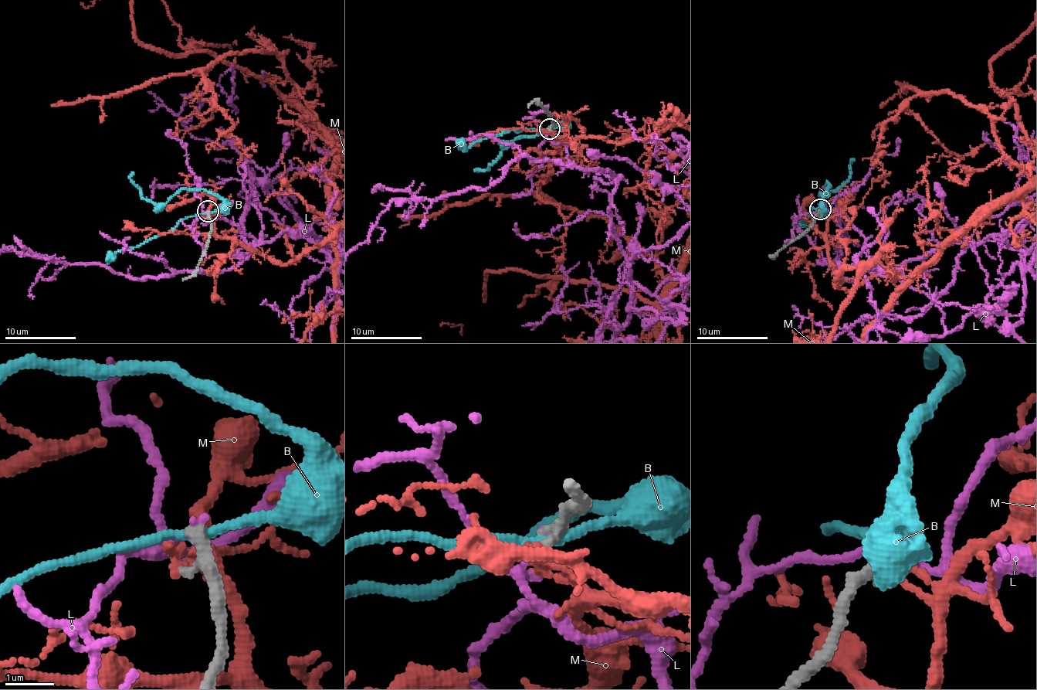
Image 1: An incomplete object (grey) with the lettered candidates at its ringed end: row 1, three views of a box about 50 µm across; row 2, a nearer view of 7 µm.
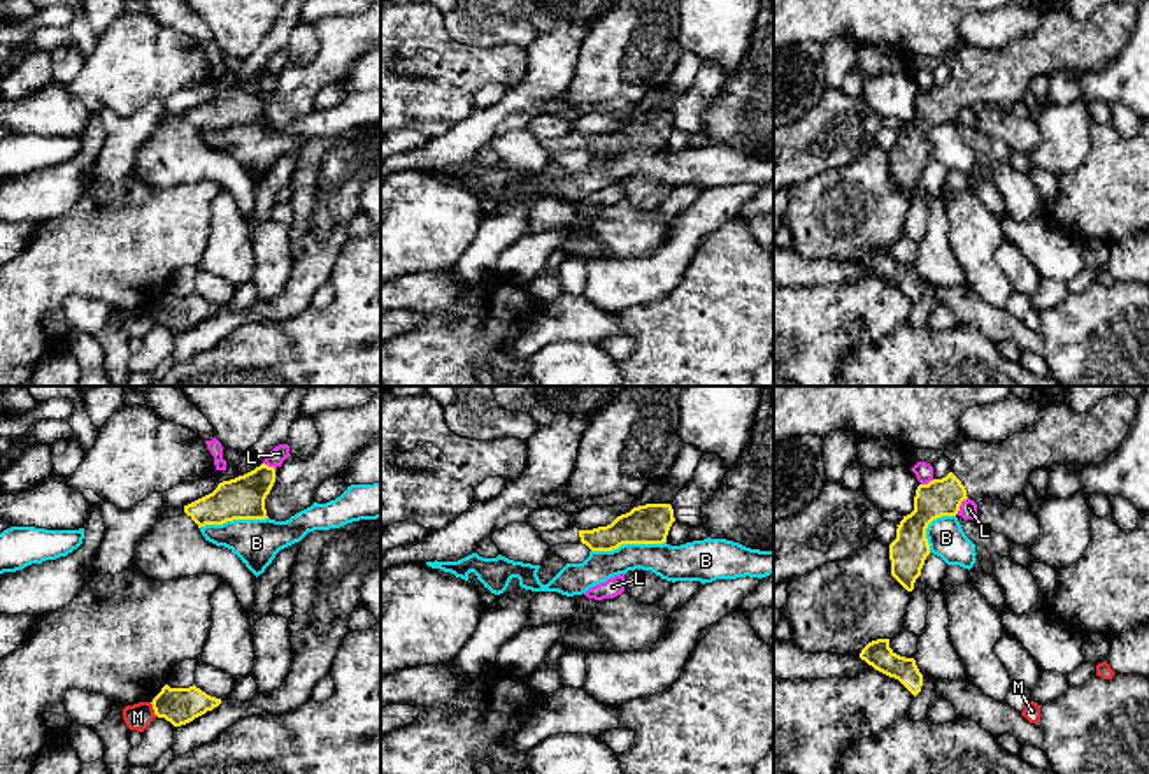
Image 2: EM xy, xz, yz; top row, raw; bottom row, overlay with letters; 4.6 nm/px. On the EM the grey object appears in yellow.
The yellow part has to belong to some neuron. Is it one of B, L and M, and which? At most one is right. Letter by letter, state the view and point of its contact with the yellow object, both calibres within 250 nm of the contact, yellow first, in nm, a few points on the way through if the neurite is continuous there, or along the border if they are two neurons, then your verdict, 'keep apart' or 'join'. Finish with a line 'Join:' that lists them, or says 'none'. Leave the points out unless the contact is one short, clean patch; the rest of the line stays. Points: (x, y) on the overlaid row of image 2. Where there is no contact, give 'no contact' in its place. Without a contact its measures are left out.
B: contact xz (628, 543); calibres 180 and 160 nm; border xz (665, 541), (623, 543), (611, 550), (592, 551); keep apart
L: contact yz (960, 504); calibres 180 and 80 nm; border yz (967, 497), (956, 513); keep apart
M: contact xy (153, 708); calibres 170 and 120 nm; border xy (149, 702), (157, 715); keep apart
Join: none

